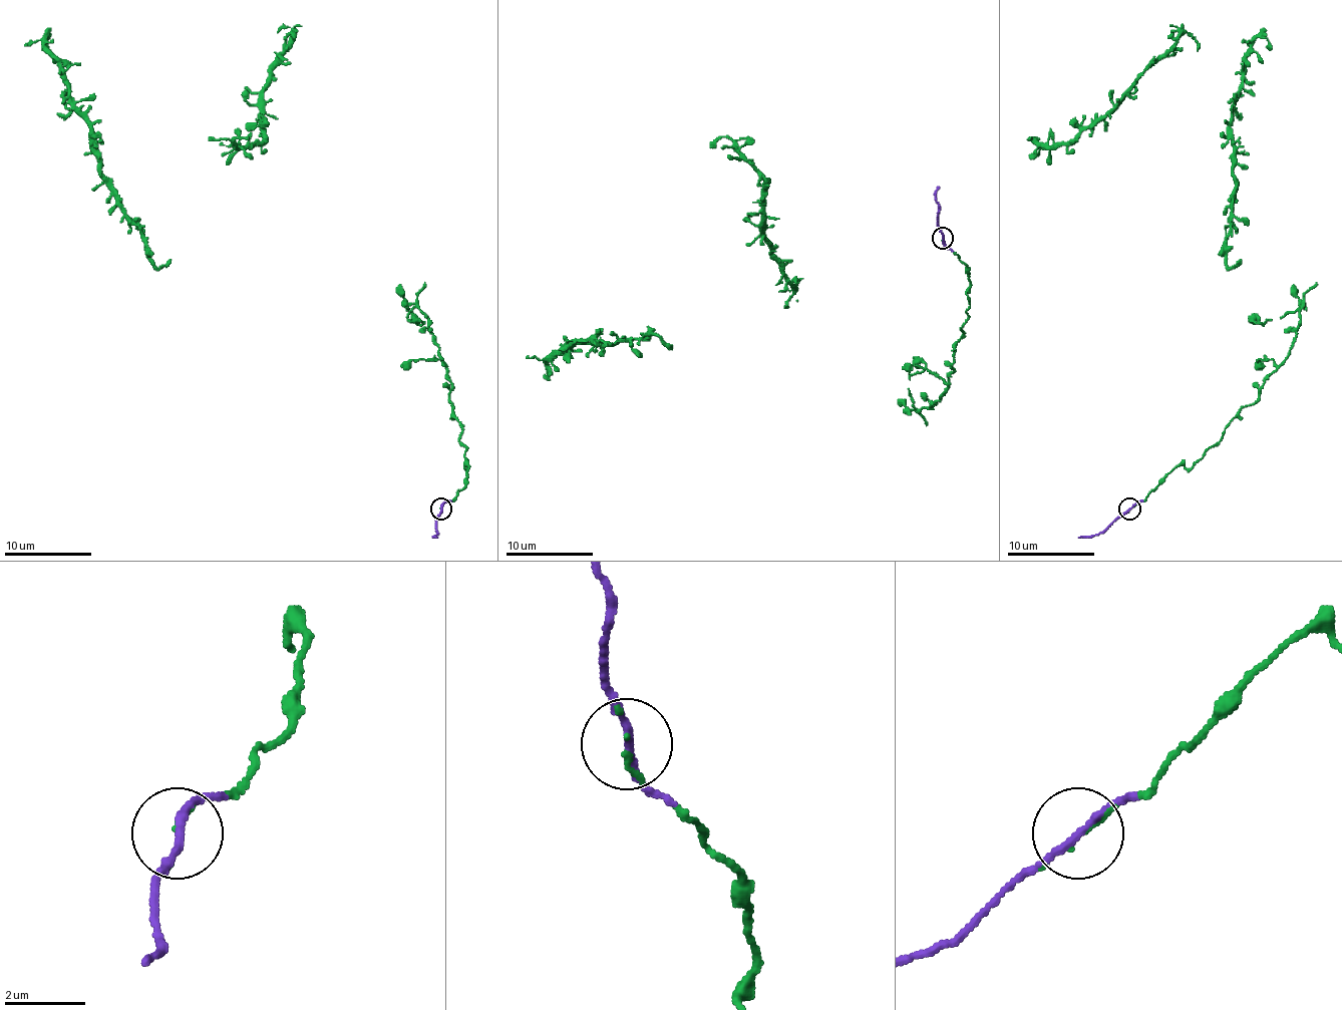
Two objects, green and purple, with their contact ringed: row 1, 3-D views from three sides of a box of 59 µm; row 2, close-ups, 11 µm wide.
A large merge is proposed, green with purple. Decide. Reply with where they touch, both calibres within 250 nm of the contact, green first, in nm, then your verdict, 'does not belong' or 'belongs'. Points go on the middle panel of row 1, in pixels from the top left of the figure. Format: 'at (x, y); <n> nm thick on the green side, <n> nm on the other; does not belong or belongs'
at (942, 238); 90 nm thick on the green side, 180 nm on the other; belongs

